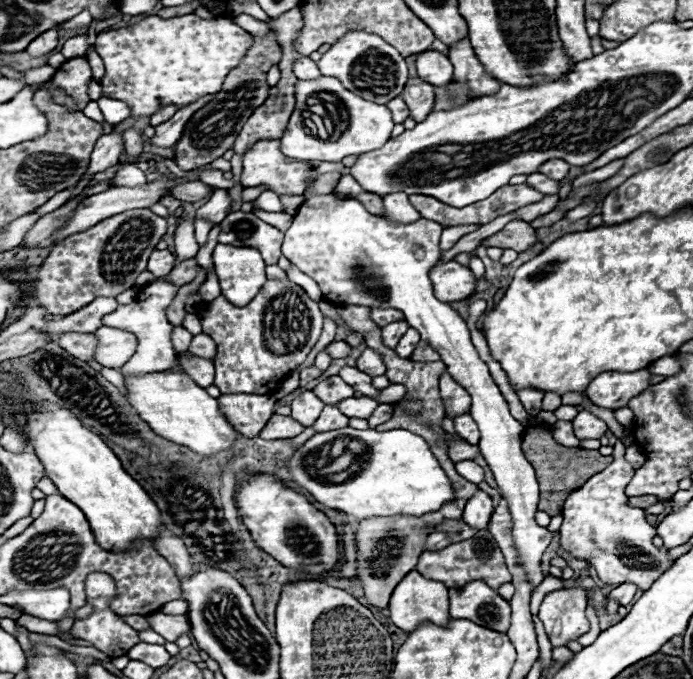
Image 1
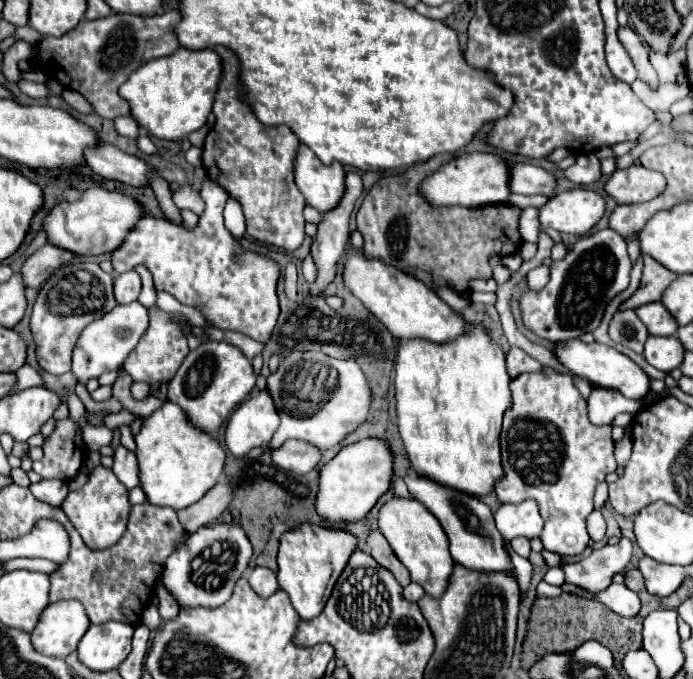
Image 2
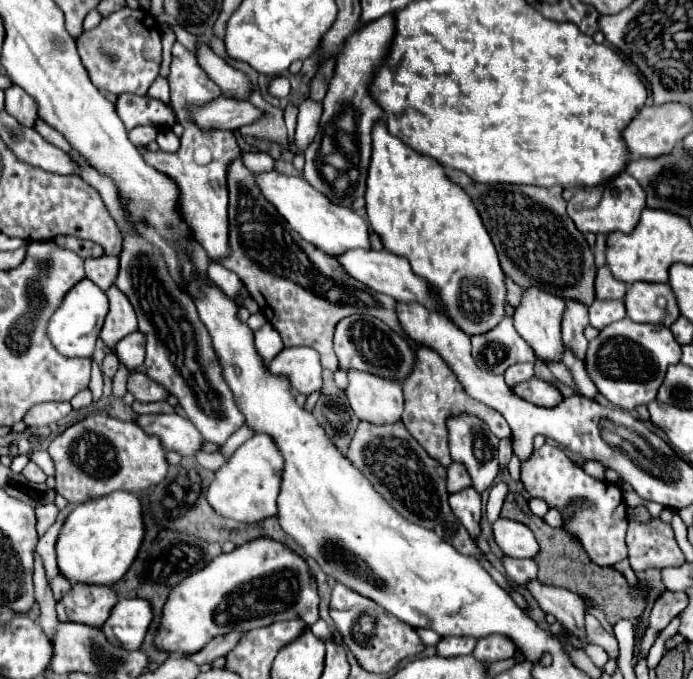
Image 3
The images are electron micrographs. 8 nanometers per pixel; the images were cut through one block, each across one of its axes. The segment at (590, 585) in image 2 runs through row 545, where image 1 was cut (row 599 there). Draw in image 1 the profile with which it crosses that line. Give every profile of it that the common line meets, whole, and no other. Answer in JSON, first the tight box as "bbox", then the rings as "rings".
{"bbox":[610,582,638,606],"rings":[[[622,582],[618,588],[614,588],[614,590],[610,592],[610,598],[618,600],[622,606],[626,606],[628,602],[632,602],[636,590],[638,590],[638,588],[636,588],[634,584],[630,584],[630,582]]]}

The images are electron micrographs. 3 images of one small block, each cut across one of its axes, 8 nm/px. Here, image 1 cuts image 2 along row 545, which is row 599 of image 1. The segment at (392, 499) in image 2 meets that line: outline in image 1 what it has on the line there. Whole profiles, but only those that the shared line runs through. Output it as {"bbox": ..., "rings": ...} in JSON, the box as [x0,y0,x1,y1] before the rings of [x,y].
{"bbox":[388,570,450,632],"rings":[[[410,570],[408,576],[402,578],[398,582],[398,586],[394,588],[394,592],[390,596],[390,602],[388,602],[388,610],[390,610],[390,620],[398,628],[402,628],[404,632],[414,630],[414,626],[418,626],[424,620],[434,622],[434,624],[446,624],[450,620],[450,614],[448,614],[448,588],[438,580],[428,580],[420,572]]]}

